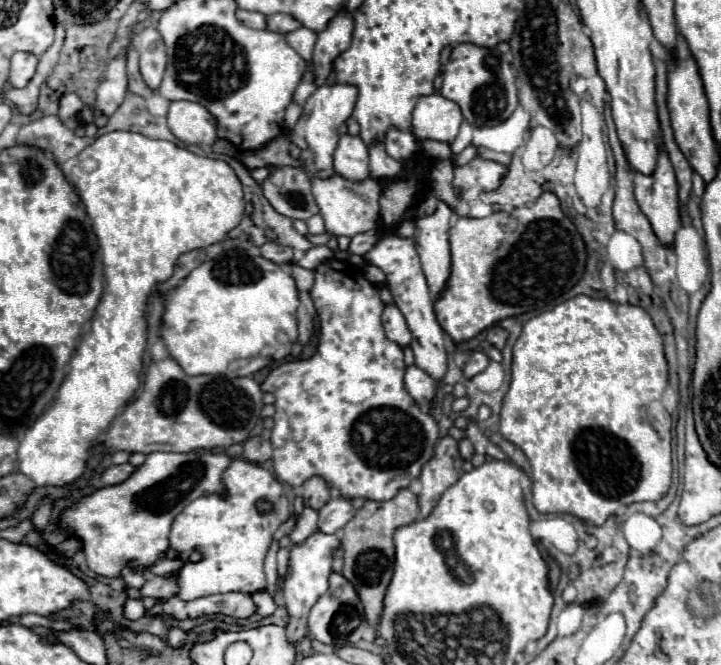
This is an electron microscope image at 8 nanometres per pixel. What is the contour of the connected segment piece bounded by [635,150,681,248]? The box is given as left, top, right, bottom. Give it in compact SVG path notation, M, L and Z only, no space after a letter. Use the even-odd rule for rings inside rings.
M665 150L659 152L657 170L651 176L643 176L643 174L635 172L635 198L637 198L637 204L643 210L643 214L649 218L651 228L653 228L655 236L659 238L659 242L667 248L673 248L675 234L677 234L679 224L681 224L681 216L679 216L679 198L677 198L675 172L673 172L673 166L671 166Z

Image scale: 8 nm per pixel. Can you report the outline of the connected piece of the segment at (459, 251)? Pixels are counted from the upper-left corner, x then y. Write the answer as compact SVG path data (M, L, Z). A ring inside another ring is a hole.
M543 192L533 206L515 208L509 212L513 226L505 220L505 212L493 212L487 218L459 218L449 232L451 242L451 276L447 288L435 302L435 314L453 342L475 338L481 330L509 316L543 310L565 292L569 292L585 274L587 250L573 220L561 210L559 198L553 192Z

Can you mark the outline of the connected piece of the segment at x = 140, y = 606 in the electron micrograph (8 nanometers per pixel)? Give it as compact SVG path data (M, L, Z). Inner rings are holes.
M128 599L123 605L123 613L124 616L129 616L133 618L133 619L129 619L131 621L138 620L138 616L142 617L145 613L145 607L142 599L138 599L138 600Z

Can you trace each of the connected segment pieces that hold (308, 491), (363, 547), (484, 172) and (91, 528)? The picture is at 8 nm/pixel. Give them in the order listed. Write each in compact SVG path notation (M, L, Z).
M313 476L303 484L303 498L305 504L309 504L311 508L321 508L329 498L331 498L331 488L329 484L321 478L321 476Z
M403 488L391 500L385 500L385 502L367 500L363 508L357 510L355 518L343 528L343 534L341 534L341 546L343 546L343 558L345 558L343 576L359 592L361 604L365 608L365 618L375 630L379 630L385 590L393 576L393 560L395 560L393 534L397 528L413 524L417 518L419 518L417 496L409 488Z
M477 156L469 164L453 168L453 190L459 200L473 186L479 186L481 192L493 192L501 186L507 174L509 174L507 166Z
M153 452L147 456L147 460L137 468L125 482L107 486L97 490L95 494L79 500L73 508L65 510L61 524L69 526L73 530L73 536L81 538L83 542L83 552L87 558L87 566L101 574L101 576L119 576L119 570L123 566L139 568L139 566L149 566L157 562L159 558L165 556L169 550L169 528L173 518L193 500L205 494L221 492L221 474L229 466L231 458L225 454L215 454L215 452L187 452L187 454L177 454L177 452Z

